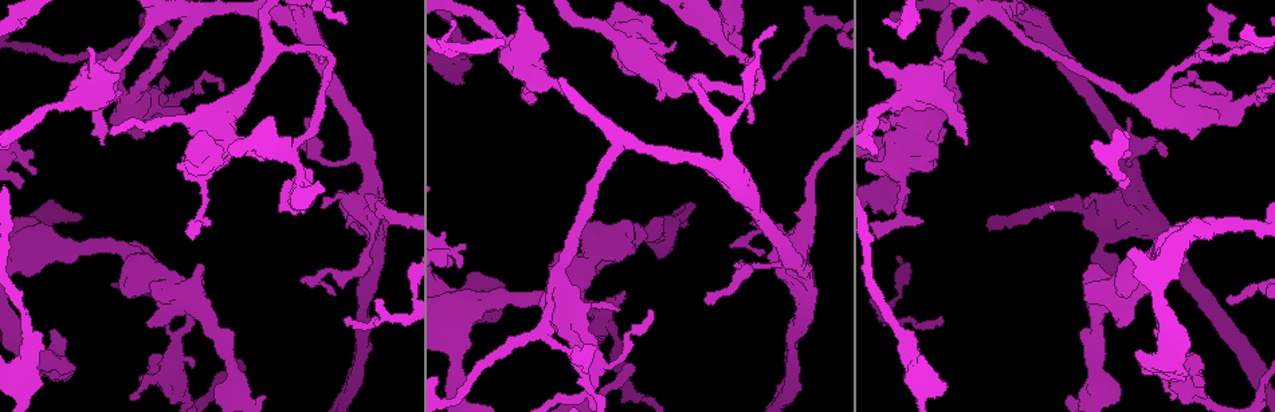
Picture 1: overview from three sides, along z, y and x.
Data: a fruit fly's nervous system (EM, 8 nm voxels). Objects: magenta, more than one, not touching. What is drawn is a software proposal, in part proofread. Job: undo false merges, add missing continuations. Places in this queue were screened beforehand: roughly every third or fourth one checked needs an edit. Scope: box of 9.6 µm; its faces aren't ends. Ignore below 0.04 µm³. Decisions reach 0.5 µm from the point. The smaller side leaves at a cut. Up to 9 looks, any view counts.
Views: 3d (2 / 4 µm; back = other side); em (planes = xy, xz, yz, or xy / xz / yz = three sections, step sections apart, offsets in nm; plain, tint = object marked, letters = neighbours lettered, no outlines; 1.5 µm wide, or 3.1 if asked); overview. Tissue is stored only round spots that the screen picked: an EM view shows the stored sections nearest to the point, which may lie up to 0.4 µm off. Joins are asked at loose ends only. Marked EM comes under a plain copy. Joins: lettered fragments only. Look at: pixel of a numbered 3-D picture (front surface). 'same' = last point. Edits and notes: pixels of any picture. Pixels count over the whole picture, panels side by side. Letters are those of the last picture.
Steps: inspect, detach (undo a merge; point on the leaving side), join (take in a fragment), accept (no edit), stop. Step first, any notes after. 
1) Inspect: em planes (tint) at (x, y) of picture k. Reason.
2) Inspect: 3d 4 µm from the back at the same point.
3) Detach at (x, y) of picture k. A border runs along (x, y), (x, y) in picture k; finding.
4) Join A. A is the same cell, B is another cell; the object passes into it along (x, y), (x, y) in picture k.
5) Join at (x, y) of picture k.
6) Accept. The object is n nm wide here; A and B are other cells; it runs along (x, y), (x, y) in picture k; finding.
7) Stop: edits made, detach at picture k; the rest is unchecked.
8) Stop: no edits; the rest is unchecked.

Inspect: 3d 2 µm at (924, 221) of picture 1. Free end.

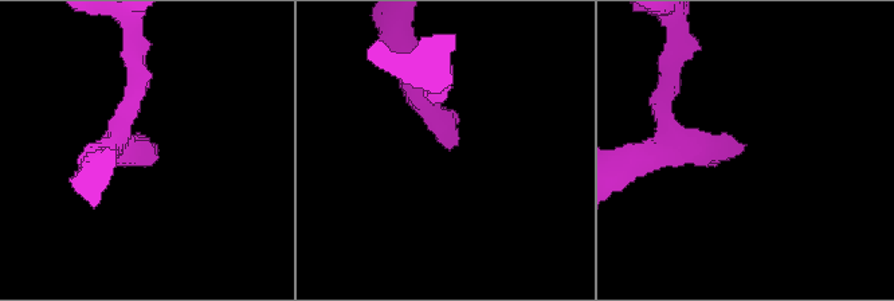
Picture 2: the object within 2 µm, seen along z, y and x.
Inspect: em planes (letters) at (743, 150) of picture 2.

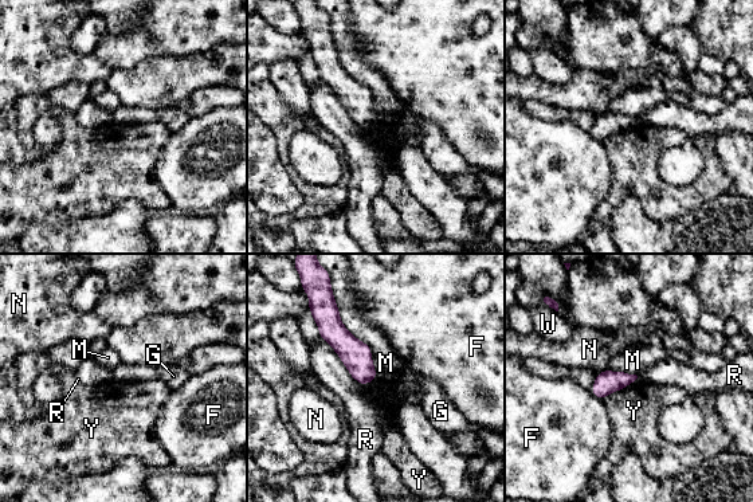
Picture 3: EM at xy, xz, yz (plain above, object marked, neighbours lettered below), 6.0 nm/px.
Accept. F, G, M, N, R, W and Y are other cells; it runs along (332, 308), (332, 330), (371, 377) in picture 3; none of them fits.

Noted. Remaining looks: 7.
Inspect: 3d 4 µm from the back at (625, 294) of picture 1. An open end.

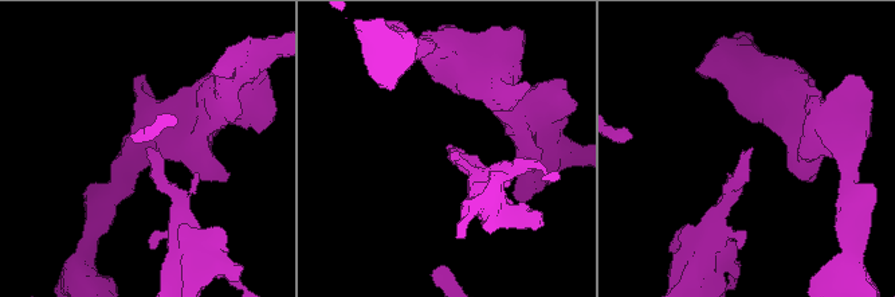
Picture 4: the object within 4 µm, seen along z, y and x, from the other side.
Inspect: em 3.1 µm xz step 8 (tint) at (448, 145) of picture 4. Need the tissue.

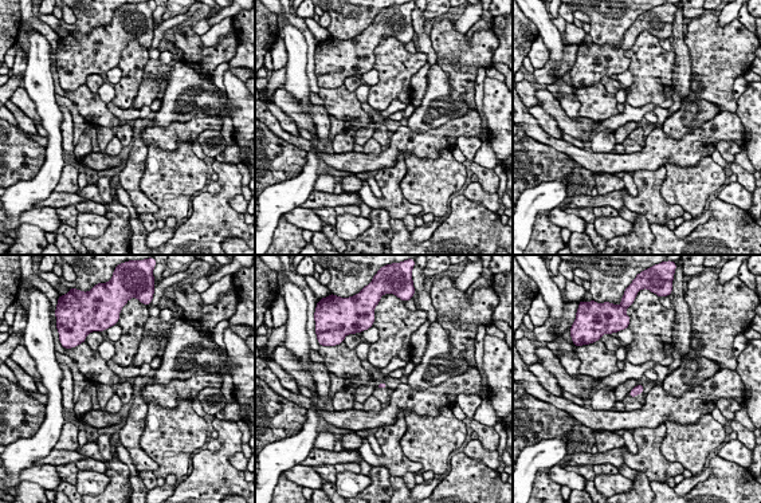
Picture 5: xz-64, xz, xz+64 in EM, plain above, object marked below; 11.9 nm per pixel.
Inspect: em 3.1 µm planes (letters) at the same point. Cut it another way.

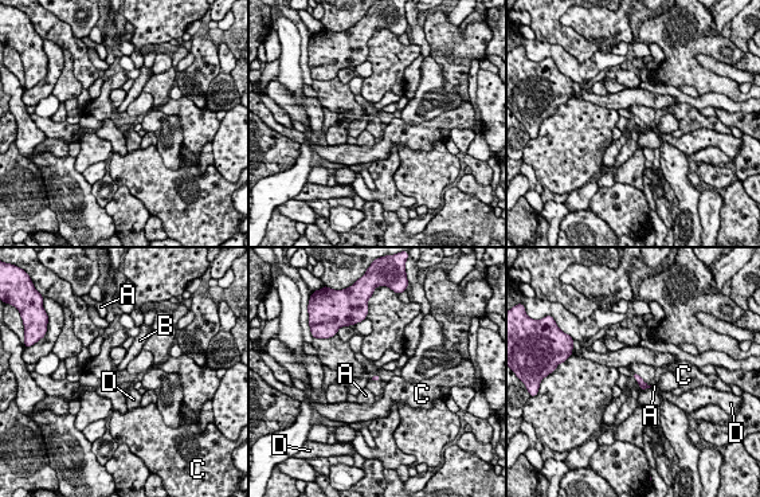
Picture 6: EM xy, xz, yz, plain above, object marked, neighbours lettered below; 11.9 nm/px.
Join B. The longest contact is with B, 260 nm; B is the same cell, A, C and D are other cells; the cell continues.

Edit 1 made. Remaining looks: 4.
Inspect: overview. Redraw.

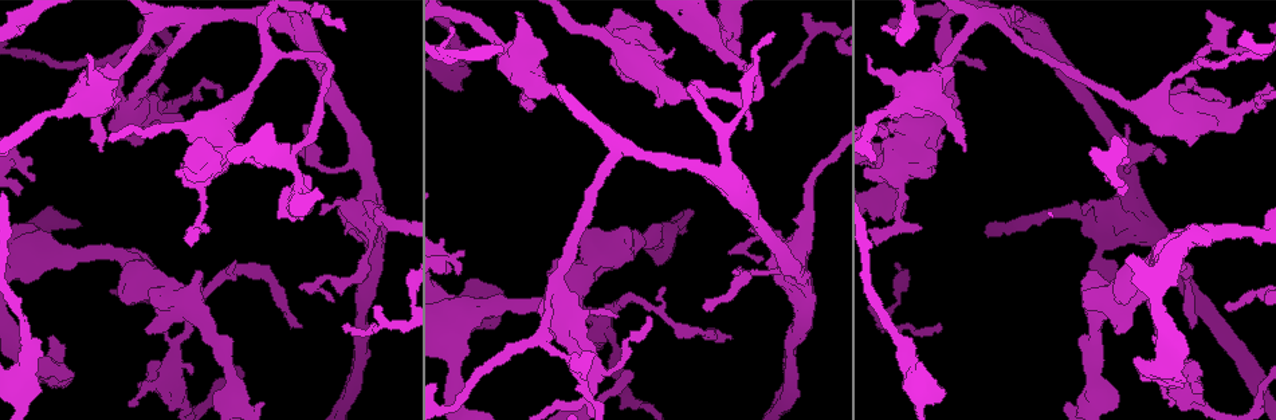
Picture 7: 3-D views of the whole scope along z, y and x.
Inspect: 3d 2 µm at (732, 337) of picture 7. Long arm stops here.

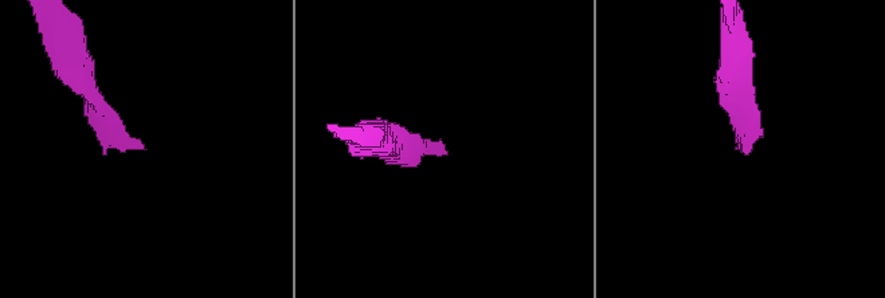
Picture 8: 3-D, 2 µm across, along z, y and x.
Inspect: em planes (letters) at (146, 149) of picture 8.

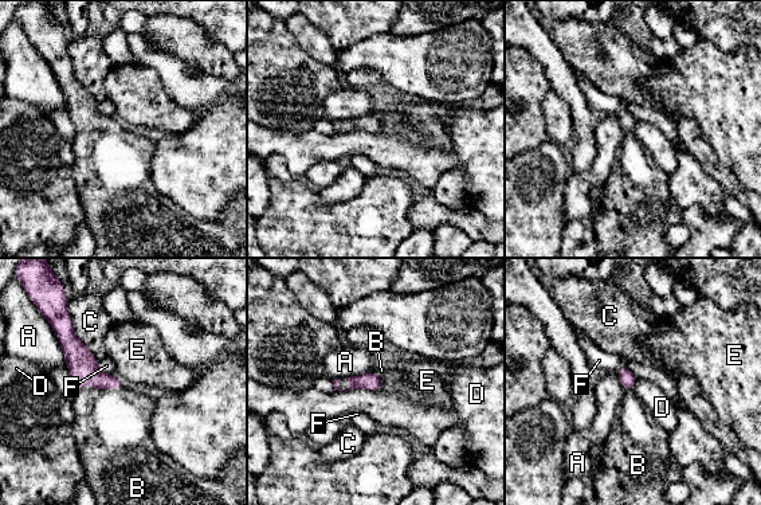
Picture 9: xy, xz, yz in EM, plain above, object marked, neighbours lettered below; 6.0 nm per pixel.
Join B. The longest contact is with C, 340 nm; B is the same cell, A, C, D, E and F are other cells; the cell continues.

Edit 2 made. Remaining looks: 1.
Stop: edits made, join at picture 6, join at picture 9; the rest is unchecked.

